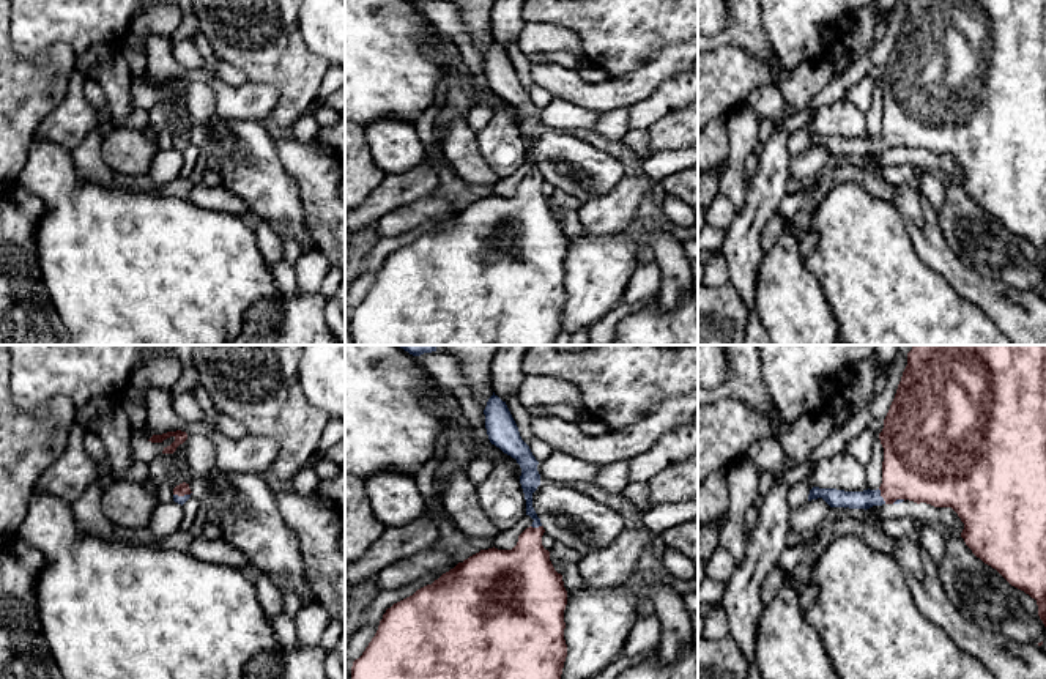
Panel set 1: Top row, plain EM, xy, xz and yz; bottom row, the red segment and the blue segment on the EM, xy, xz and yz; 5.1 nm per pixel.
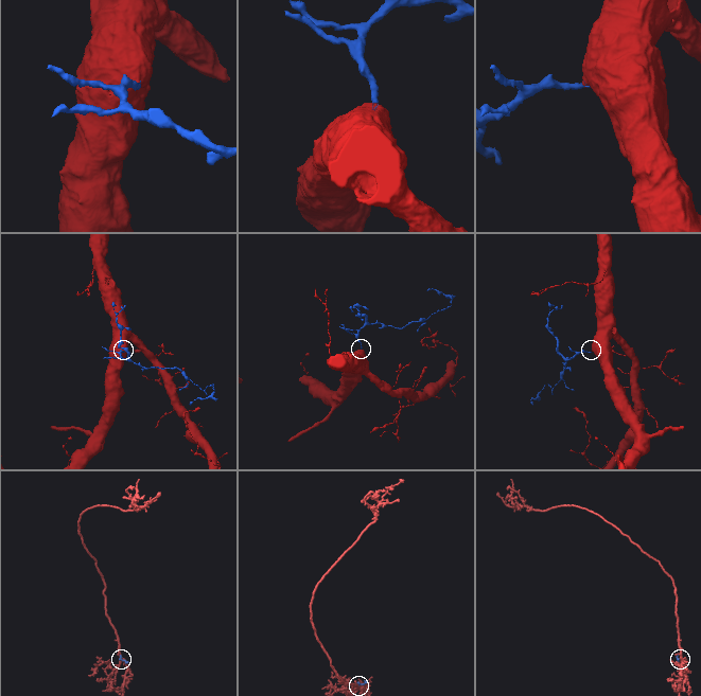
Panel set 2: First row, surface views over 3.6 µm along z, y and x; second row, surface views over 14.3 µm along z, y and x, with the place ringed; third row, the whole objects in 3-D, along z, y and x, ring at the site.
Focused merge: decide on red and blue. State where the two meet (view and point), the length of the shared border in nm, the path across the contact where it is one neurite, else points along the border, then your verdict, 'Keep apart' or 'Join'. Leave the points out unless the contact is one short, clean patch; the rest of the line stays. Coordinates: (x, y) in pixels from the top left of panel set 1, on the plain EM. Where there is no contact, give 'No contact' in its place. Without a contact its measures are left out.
Touches red at yz (881, 142). Shared border 90 nm. Path across: yz (919, 111), (890, 139), (881, 142), (870, 145), (835, 145). Join

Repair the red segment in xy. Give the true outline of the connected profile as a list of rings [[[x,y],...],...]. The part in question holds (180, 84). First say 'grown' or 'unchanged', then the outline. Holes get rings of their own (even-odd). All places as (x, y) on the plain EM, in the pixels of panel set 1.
unchanged; [[[176,77],[176,79],[167,79],[167,80],[162,80],[162,82],[153,82],[148,88],[162,90],[164,87],[167,87],[170,83],[173,83],[175,88],[170,93],[164,95],[162,101],[173,101],[176,98],[176,95],[187,87],[186,79]]]

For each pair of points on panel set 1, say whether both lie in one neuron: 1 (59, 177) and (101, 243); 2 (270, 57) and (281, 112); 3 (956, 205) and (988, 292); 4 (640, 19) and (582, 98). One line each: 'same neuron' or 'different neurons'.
1: same neuron
2: same neuron
3: different neurons
4: different neurons

